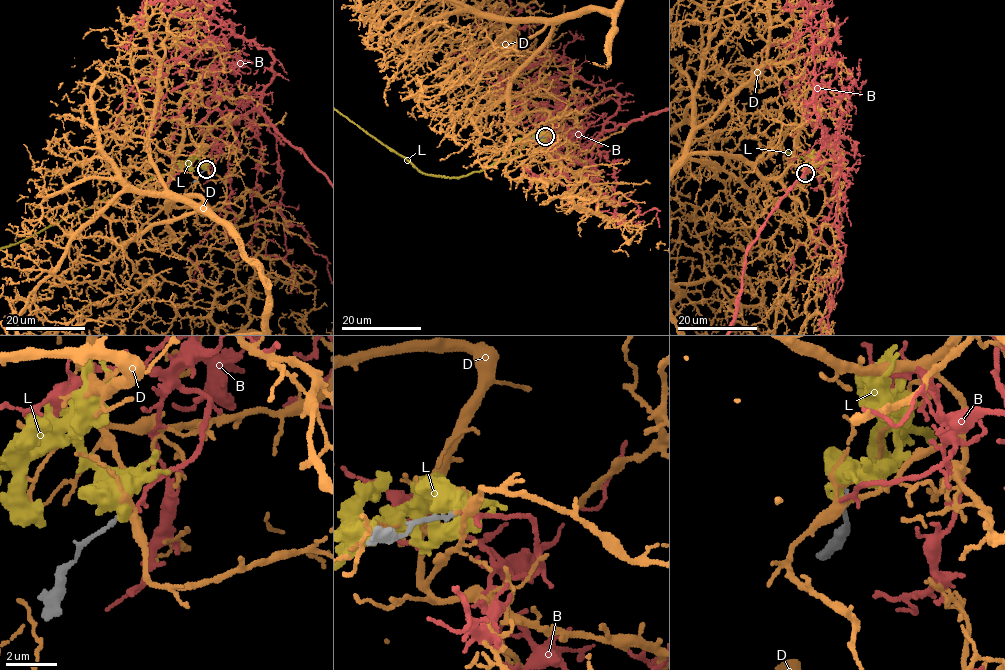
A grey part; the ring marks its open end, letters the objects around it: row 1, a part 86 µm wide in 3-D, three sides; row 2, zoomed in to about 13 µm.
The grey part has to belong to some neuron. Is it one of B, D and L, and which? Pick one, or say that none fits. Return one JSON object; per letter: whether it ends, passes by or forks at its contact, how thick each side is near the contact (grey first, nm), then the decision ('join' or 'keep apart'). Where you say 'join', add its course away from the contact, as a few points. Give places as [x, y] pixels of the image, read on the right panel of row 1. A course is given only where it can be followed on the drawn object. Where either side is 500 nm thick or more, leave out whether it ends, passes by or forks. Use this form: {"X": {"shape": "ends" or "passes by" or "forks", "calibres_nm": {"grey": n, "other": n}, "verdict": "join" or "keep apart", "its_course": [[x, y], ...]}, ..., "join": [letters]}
{"B": {"shape": "ends", "calibres_nm": {"grey": 180, "other": 180}, "verdict": "join", "its_course": [[805, 173], [840, 156], [838, 149], [823, 148], [781, 200], [745, 260], [734, 322]]}, "D": {"shape": "forks", "calibres_nm": {"grey": 190, "other": 220}, "verdict": "keep apart"}, "L": {"calibres_nm": {"grey": 180, "other": 700}, "verdict": "keep apart"}, "join": ["B"]}

